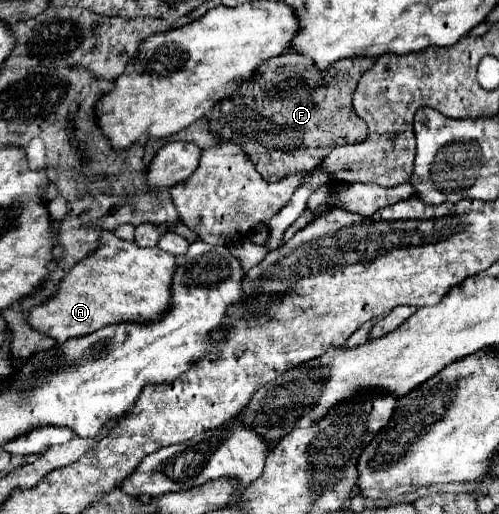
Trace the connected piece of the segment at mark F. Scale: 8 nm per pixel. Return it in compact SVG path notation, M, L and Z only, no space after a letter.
M284 53L260 63L258 71L246 79L238 95L218 101L208 117L208 129L218 143L238 143L248 153L256 171L270 183L282 181L294 173L306 173L320 163L334 147L364 141L368 135L366 123L354 115L352 95L362 73L374 65L374 59L342 59L328 71L320 73L308 57Z

